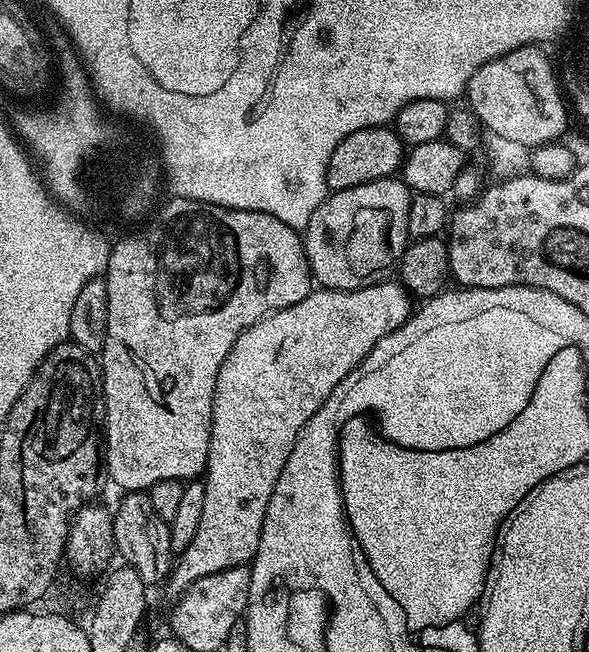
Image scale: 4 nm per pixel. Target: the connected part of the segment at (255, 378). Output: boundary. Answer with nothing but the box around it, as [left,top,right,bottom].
[163,278,413,602]

